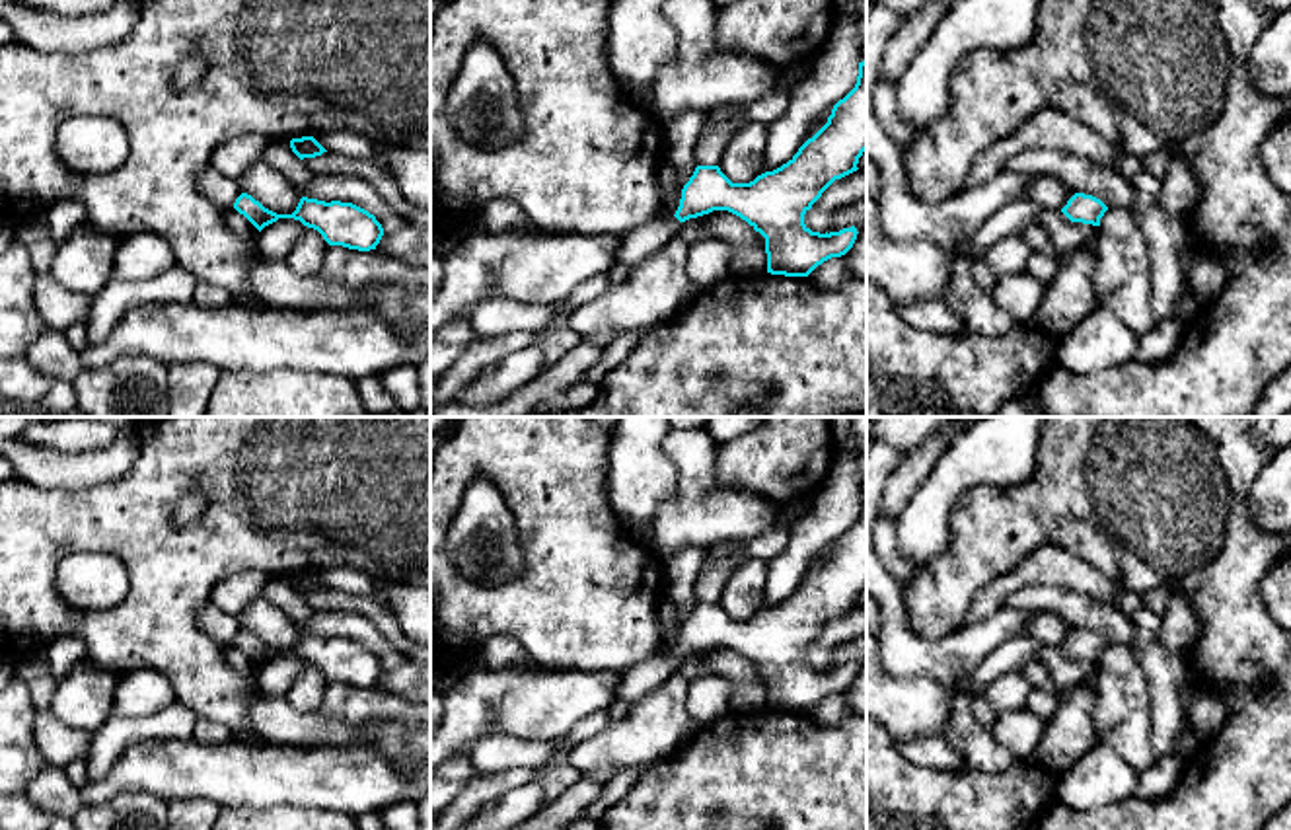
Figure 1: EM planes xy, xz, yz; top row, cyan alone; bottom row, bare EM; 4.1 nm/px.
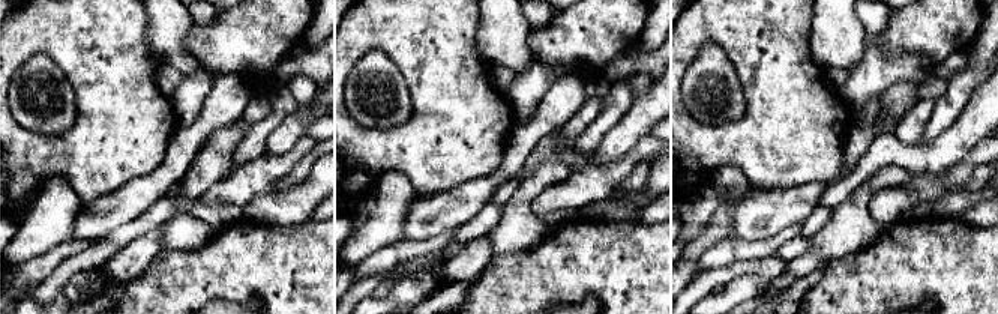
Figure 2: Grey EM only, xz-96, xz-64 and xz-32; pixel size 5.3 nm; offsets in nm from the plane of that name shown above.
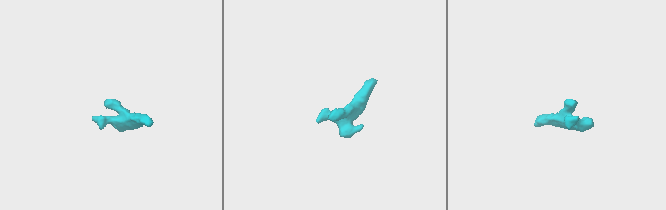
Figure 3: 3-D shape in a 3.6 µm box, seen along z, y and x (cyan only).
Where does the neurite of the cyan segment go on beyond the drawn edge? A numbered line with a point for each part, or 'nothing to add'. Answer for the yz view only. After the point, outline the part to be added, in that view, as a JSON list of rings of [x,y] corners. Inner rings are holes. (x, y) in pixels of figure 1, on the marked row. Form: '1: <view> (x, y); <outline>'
nothing to add

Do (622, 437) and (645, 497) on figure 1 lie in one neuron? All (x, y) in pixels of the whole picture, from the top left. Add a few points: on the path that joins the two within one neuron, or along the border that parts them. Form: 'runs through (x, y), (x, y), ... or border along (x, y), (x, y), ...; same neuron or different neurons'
runs through (637, 452), (639, 482); same neuron

